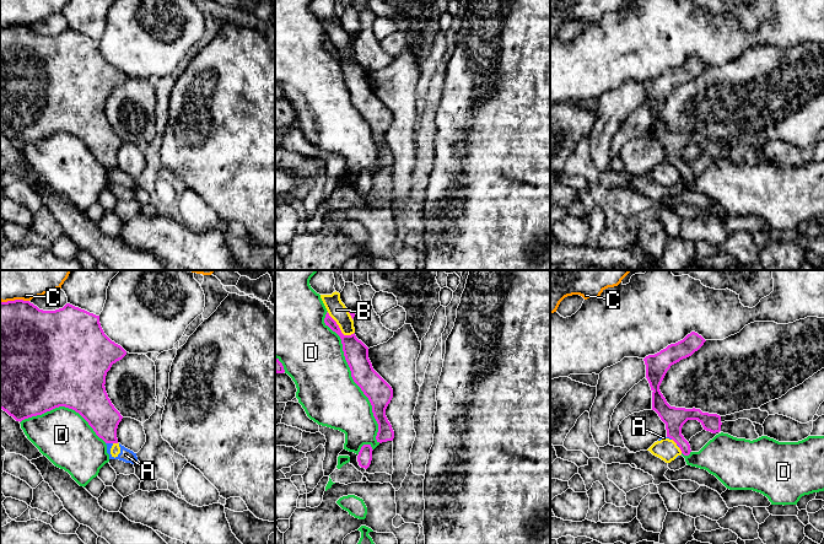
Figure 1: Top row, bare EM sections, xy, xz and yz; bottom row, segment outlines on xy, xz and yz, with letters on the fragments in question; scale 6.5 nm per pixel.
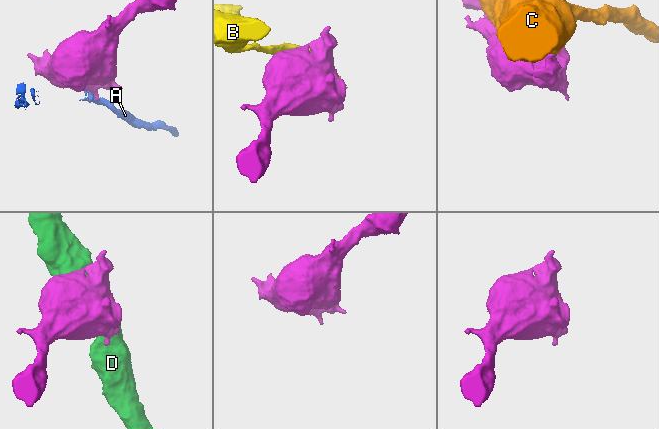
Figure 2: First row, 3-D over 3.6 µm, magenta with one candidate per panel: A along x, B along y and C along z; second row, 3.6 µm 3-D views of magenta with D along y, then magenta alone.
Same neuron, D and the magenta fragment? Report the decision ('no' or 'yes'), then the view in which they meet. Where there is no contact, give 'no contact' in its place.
no | xz

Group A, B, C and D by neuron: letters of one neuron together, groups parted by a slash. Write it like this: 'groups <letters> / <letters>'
groups A B / C / D

